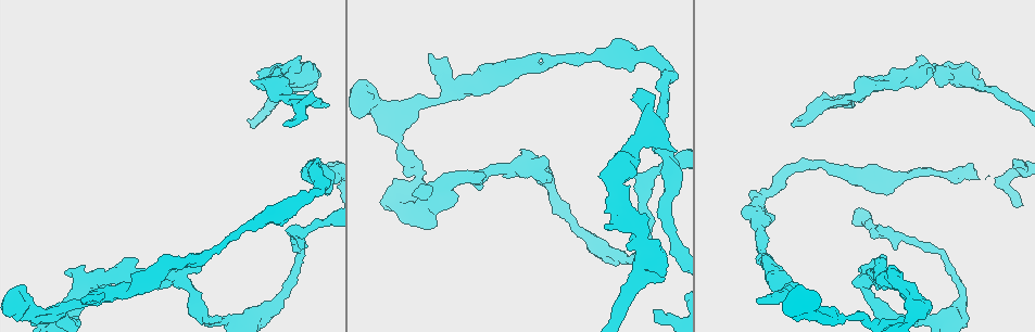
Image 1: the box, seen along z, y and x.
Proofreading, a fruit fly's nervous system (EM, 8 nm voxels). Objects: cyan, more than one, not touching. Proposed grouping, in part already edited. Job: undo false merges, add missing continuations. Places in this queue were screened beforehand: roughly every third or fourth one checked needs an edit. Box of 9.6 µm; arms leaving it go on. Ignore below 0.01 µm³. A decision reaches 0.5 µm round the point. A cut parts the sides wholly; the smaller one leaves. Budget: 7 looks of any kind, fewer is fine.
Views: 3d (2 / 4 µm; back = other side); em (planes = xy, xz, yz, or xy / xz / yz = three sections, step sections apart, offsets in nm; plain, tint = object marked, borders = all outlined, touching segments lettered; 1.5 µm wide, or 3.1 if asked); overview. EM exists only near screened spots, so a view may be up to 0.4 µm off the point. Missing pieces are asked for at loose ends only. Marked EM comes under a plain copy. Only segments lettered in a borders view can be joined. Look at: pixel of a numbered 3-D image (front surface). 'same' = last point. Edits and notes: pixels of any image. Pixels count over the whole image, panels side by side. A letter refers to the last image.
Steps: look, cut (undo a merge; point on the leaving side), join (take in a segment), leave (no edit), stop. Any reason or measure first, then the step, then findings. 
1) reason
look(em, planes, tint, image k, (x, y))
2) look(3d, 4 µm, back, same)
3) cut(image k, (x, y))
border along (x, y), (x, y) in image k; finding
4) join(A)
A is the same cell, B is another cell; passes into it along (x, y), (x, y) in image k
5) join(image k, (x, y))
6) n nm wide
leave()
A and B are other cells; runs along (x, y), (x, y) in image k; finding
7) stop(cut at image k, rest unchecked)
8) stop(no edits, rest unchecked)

look(em, xz, step 4, tint, image 1, (853, 102))

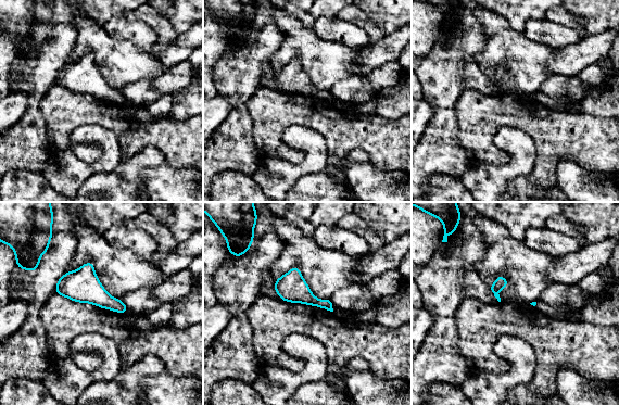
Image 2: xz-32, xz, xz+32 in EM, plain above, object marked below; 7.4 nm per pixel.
look(em, planes, borders, same)

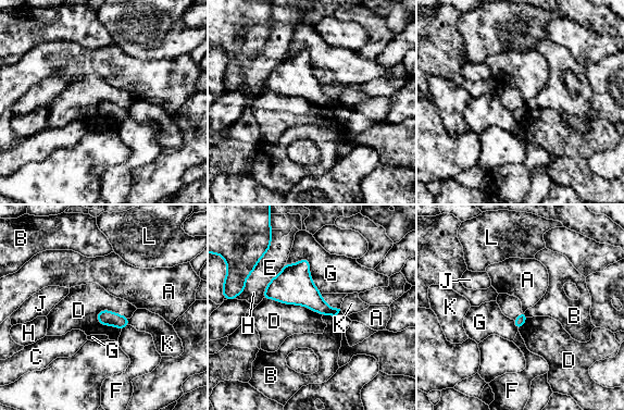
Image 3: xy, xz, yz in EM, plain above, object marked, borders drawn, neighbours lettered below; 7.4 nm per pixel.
leave()
A, B, C, D, E, F, G, H, J, K and L are other cells; border along (96, 313), (112, 310), (129, 317) in image 3; no lettered segment goes on from it

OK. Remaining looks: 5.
branch stops here
look(3d, 2 µm, image 1, (916, 58))

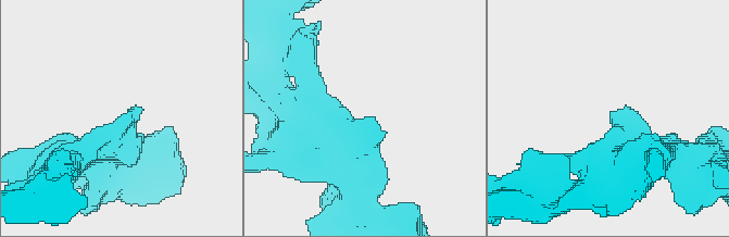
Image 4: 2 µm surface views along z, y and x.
look(em, xz, step 4, tint, image 4, (131, 114))

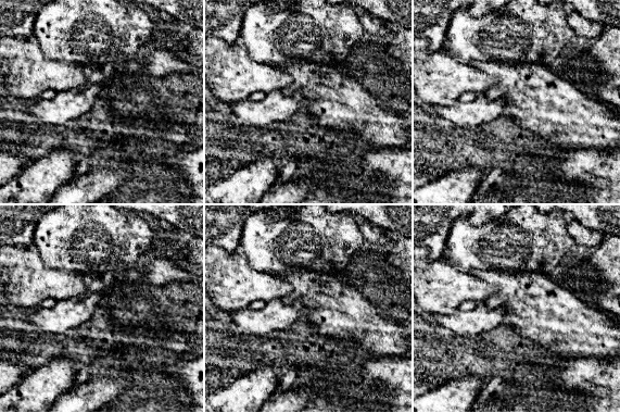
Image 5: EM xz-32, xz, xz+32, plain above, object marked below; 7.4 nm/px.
another direction
look(em, planes, borders, same)

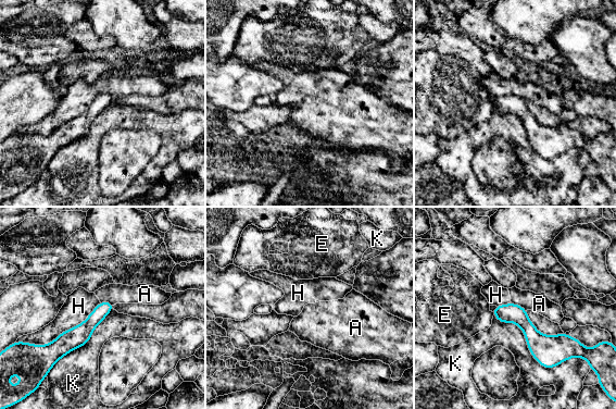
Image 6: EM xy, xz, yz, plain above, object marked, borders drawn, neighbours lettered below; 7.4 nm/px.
leave()
A, E, H and K are other cells; runs along (498, 308), (544, 345), (565, 345) in image 6; no lettered segment goes on from it

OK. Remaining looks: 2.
an open end
look(em, xz, step 4, borders, image 1, (664, 277))

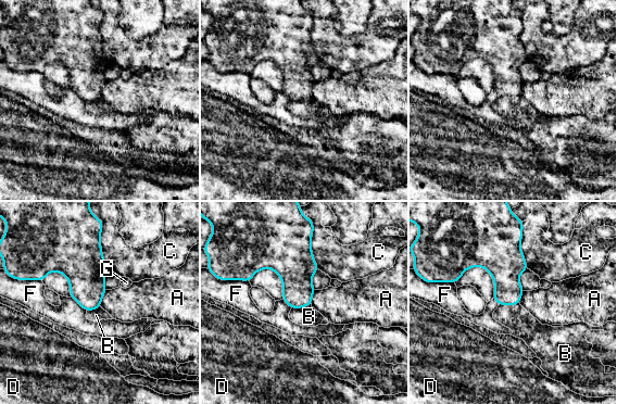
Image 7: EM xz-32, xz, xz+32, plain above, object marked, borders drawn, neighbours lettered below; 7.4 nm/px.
leave()
A, B, C, D, F and G are other cells; none of them fits

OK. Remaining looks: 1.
stop(no edits, rest unchecked)

